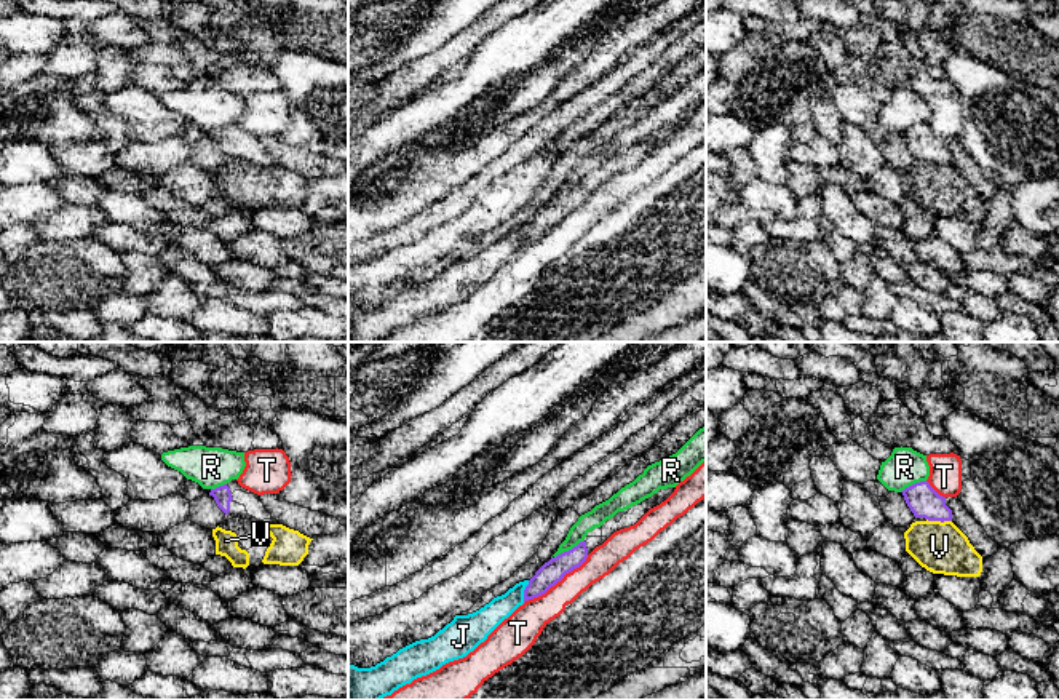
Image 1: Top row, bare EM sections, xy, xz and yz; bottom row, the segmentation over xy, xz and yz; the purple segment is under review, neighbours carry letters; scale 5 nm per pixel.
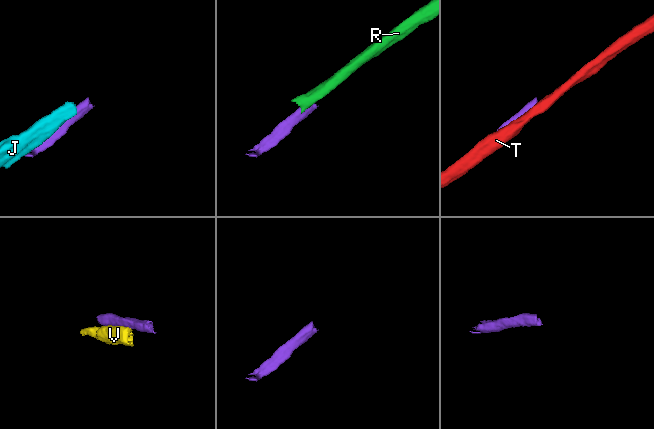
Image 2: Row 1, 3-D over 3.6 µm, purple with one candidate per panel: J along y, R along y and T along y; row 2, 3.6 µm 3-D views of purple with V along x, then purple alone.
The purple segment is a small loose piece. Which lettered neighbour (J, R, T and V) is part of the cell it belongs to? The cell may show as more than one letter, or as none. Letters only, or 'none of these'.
none of these

